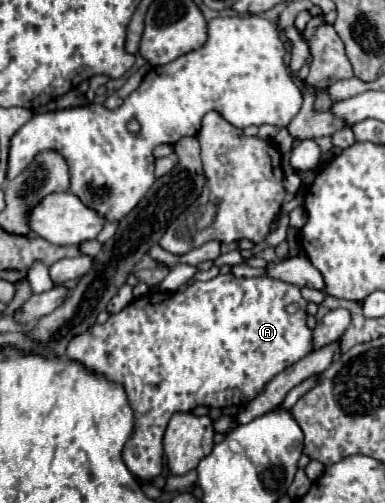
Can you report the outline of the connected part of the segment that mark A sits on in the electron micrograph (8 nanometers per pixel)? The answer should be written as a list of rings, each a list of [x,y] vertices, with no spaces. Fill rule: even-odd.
[[[231,273],[227,275],[217,275],[215,279],[211,281],[195,281],[193,285],[189,285],[187,291],[179,293],[169,293],[169,291],[155,291],[155,293],[147,293],[145,297],[139,297],[135,299],[133,303],[129,303],[125,309],[121,309],[119,313],[113,313],[109,315],[109,319],[99,325],[99,323],[93,323],[87,331],[75,335],[71,341],[69,341],[69,347],[67,347],[67,357],[69,359],[77,359],[81,363],[85,363],[85,367],[97,371],[97,373],[103,373],[107,379],[115,381],[115,383],[121,383],[127,391],[127,397],[129,397],[129,405],[131,409],[135,411],[135,431],[131,435],[131,439],[127,441],[125,449],[123,449],[123,461],[127,465],[127,469],[135,475],[135,479],[143,485],[149,485],[151,479],[155,479],[157,475],[161,475],[161,469],[163,469],[163,435],[165,435],[165,429],[167,429],[167,423],[169,419],[173,417],[173,413],[177,411],[193,411],[195,407],[199,405],[205,405],[210,408],[222,408],[229,407],[229,405],[235,405],[235,407],[245,407],[247,403],[251,403],[257,395],[263,393],[265,385],[275,377],[279,375],[281,371],[285,371],[289,365],[297,363],[299,359],[303,359],[307,353],[313,351],[313,345],[311,345],[311,329],[307,327],[307,301],[301,297],[301,289],[297,285],[287,285],[285,281],[275,281],[275,279],[269,279],[269,277],[253,277],[253,279],[247,279],[247,277],[235,277]],[[289,303],[297,303],[299,305],[299,311],[297,313],[287,313],[285,311],[285,305]]]

